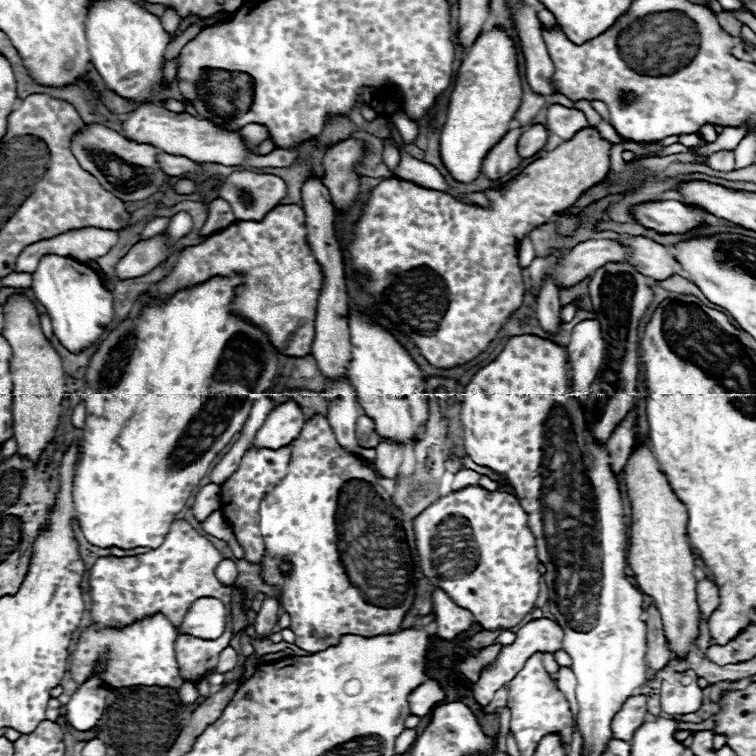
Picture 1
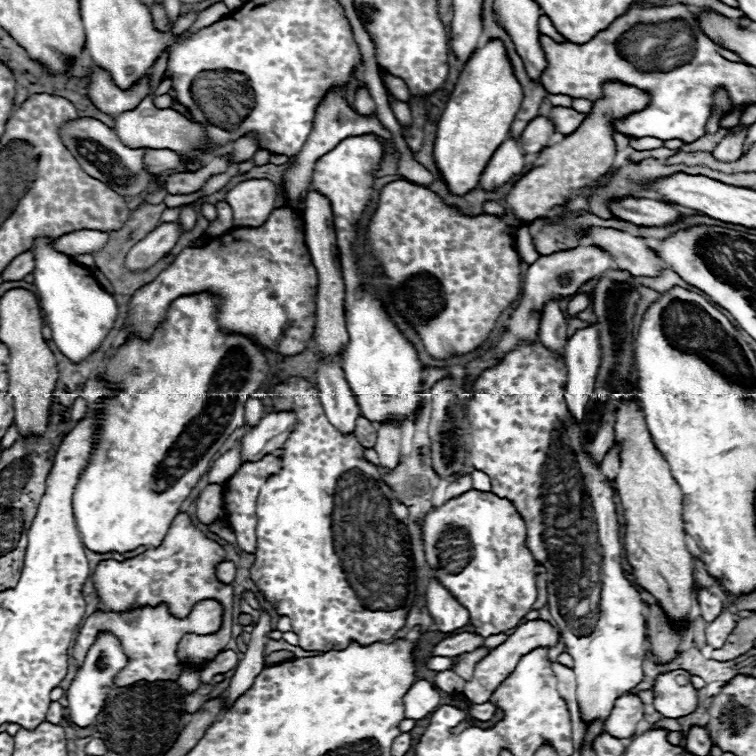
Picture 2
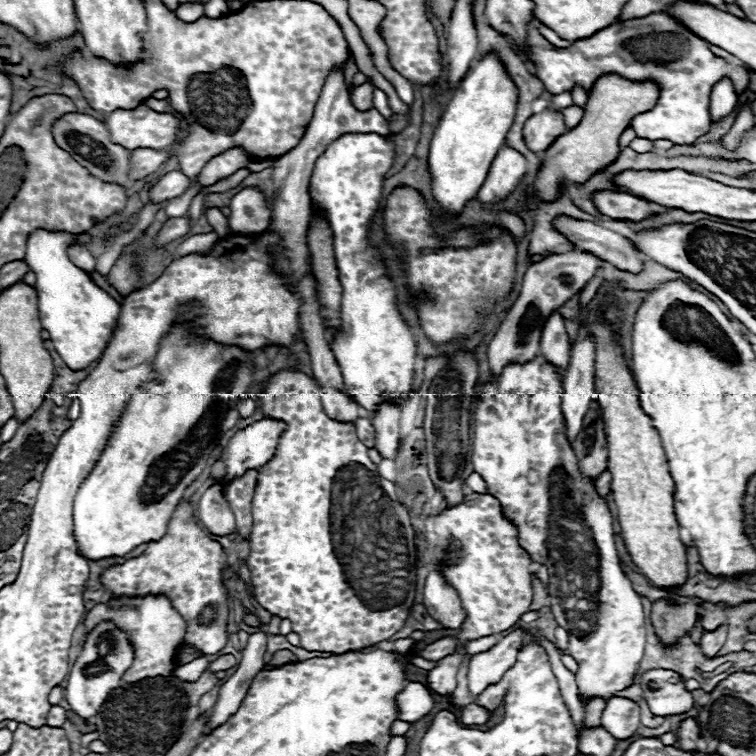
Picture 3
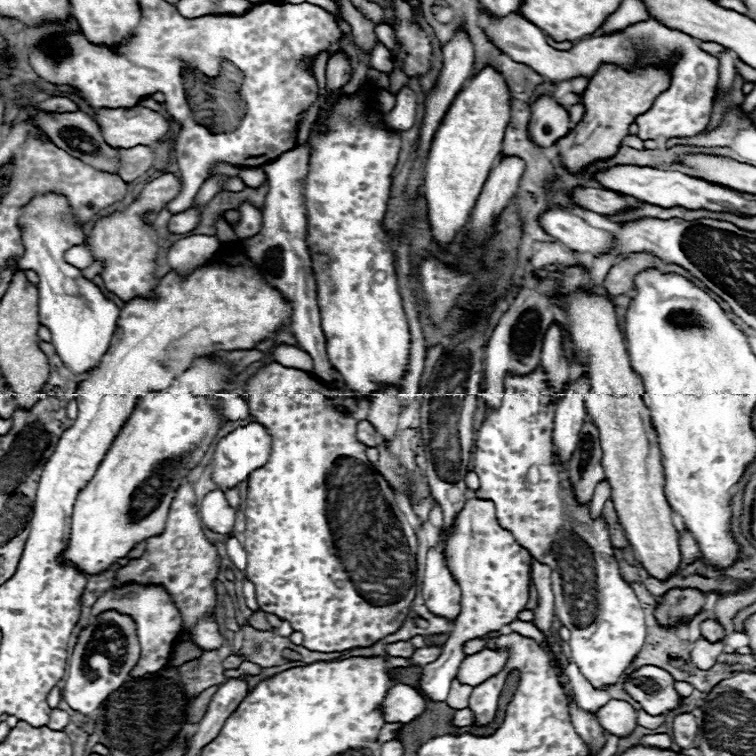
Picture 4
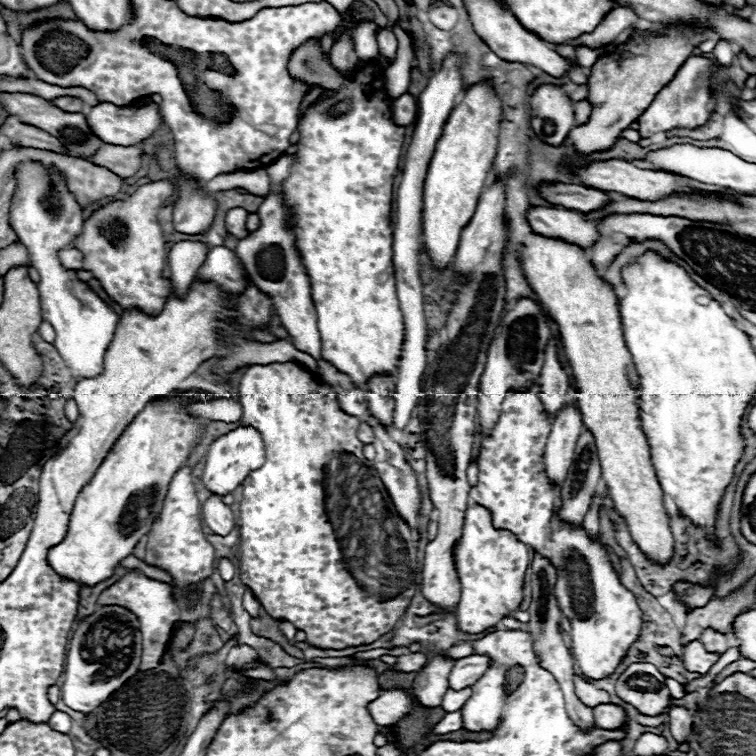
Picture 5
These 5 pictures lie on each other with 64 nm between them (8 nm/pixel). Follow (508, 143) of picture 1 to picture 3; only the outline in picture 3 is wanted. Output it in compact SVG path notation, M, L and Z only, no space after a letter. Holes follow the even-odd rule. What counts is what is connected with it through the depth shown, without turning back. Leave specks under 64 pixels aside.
M504 144L490 164L488 176L480 186L478 198L484 204L494 204L506 198L522 182L524 174L526 174L526 158L520 152L512 152L512 148Z

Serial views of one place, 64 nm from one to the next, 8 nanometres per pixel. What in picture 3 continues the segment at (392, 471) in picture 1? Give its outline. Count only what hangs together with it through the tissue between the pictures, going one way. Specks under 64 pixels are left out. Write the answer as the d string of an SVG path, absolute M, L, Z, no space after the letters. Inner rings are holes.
M382 404L372 416L372 426L376 428L376 450L382 458L394 460L400 442L400 408L394 404Z

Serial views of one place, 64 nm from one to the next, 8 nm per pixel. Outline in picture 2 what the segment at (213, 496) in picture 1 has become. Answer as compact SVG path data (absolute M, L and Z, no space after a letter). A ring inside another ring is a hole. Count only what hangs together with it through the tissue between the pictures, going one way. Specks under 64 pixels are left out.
M208 484L196 502L196 518L202 524L210 524L216 518L226 520L224 512L224 500L222 500L222 486L220 484Z

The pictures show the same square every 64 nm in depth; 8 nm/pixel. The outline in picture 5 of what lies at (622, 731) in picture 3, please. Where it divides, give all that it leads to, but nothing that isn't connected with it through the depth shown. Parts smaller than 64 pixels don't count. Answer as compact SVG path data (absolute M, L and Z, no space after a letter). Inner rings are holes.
M600 704L594 708L594 720L598 728L612 730L612 728L622 728L628 716L626 716L626 710L618 704Z

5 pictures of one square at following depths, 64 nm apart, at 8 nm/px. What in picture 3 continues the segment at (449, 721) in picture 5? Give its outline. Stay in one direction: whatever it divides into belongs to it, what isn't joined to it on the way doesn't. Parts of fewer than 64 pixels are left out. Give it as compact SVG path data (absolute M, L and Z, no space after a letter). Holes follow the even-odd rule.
M468 704L460 710L460 722L470 726L470 724L486 724L490 720L490 712L482 706L476 704Z

